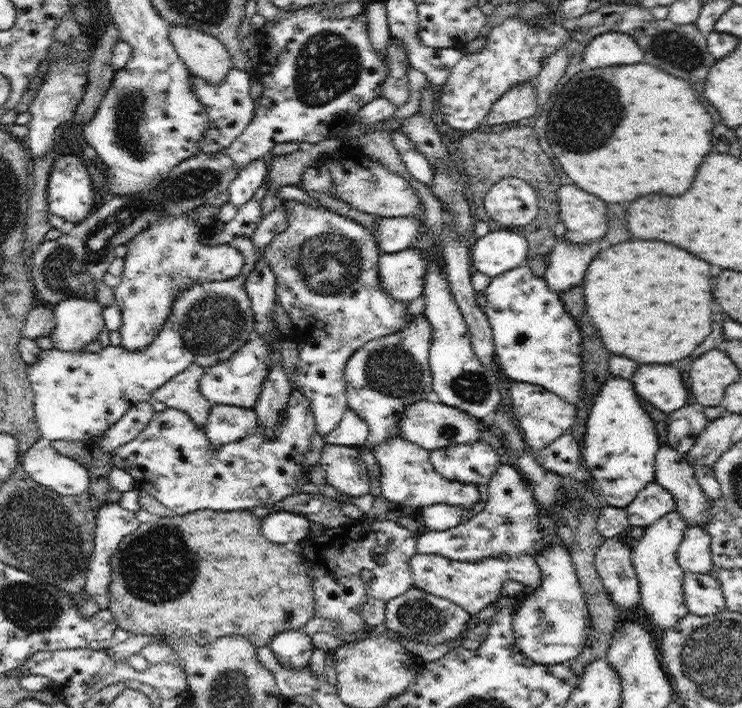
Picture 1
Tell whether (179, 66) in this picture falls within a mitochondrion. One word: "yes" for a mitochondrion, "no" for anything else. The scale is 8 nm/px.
no

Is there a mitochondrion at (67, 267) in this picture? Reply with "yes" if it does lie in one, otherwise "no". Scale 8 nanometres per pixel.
yes

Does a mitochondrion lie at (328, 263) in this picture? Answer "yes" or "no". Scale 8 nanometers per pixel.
yes

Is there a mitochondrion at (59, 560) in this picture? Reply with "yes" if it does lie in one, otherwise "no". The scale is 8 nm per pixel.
yes

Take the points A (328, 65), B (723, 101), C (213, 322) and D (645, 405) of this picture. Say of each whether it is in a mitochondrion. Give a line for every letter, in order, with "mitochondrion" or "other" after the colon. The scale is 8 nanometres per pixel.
A: mitochondrion
B: other
C: mitochondrion
D: other

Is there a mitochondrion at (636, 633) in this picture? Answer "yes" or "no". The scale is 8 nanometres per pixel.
no

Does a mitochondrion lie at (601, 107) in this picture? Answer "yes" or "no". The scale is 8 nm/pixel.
yes

